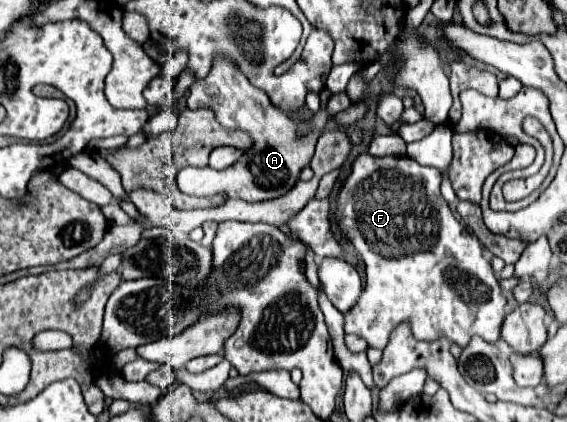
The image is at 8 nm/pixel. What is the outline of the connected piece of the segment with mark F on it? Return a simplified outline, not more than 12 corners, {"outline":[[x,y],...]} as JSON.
{"outline":[[362,154],[336,218],[344,330],[498,342],[506,298],[440,172]]}

